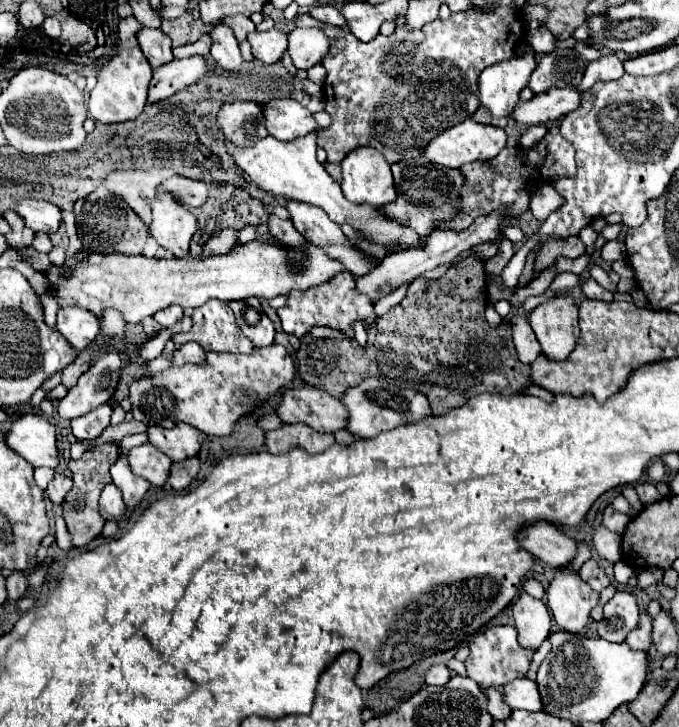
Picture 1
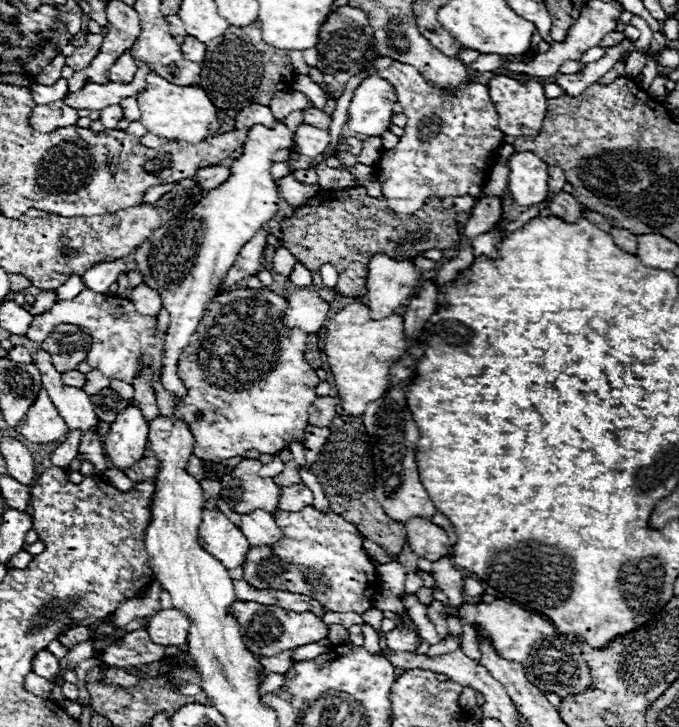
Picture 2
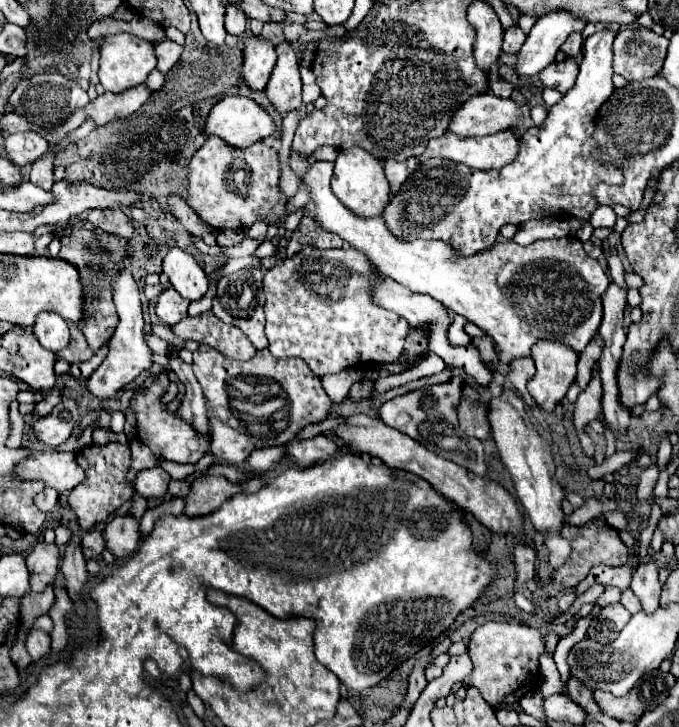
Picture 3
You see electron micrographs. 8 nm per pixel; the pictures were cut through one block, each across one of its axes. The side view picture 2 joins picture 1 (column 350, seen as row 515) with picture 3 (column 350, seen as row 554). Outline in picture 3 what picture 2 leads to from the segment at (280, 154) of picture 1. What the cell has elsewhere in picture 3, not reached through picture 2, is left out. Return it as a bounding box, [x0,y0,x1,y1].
[302,161,610,364]

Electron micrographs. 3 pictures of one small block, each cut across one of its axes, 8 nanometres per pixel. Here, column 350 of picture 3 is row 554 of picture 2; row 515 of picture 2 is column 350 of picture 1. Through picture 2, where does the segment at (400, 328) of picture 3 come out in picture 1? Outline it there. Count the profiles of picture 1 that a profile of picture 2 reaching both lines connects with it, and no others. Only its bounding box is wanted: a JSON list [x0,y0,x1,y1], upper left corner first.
[276,272,374,338]

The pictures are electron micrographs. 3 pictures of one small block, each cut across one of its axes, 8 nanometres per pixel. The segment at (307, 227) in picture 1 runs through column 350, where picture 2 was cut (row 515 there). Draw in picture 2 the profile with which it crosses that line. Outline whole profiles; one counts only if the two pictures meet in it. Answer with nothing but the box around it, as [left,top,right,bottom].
[240,510,284,546]

